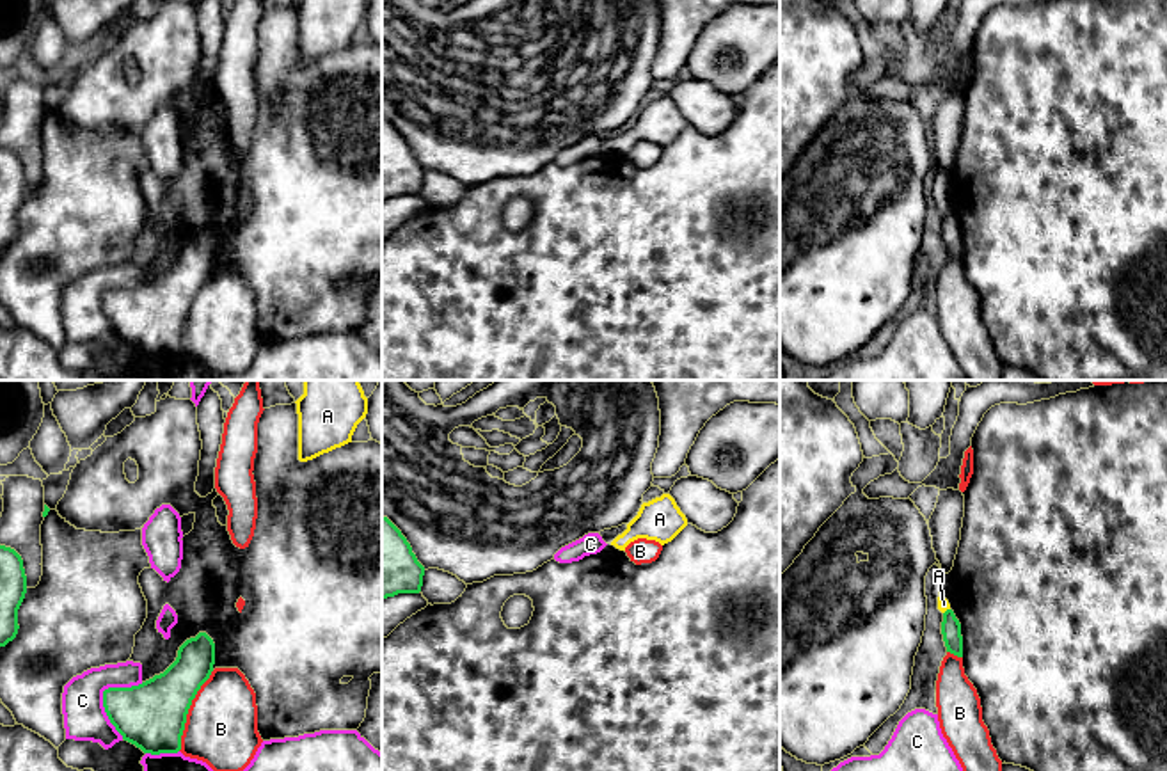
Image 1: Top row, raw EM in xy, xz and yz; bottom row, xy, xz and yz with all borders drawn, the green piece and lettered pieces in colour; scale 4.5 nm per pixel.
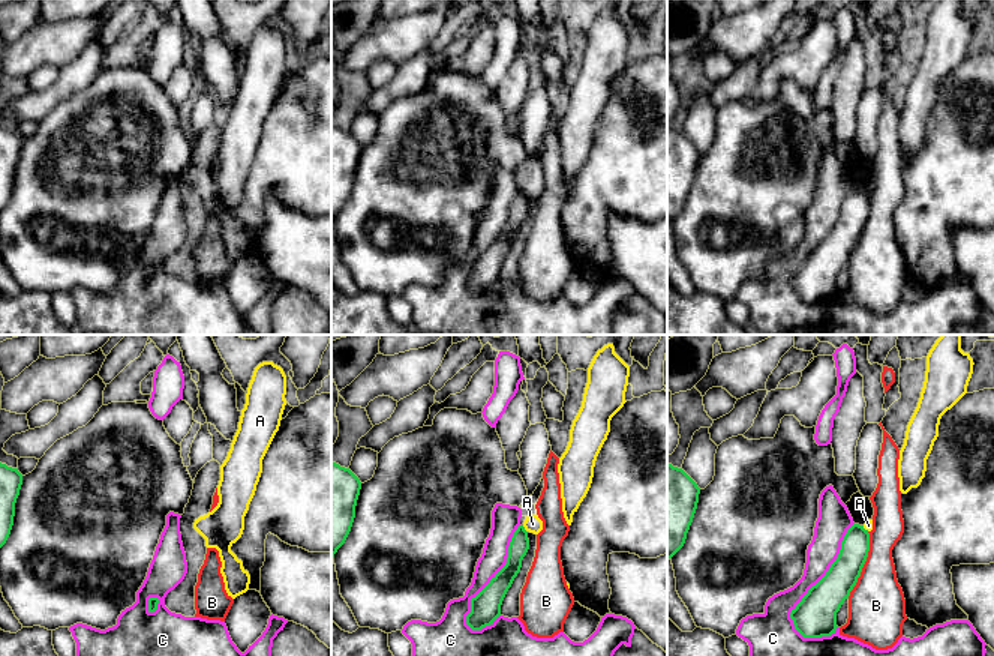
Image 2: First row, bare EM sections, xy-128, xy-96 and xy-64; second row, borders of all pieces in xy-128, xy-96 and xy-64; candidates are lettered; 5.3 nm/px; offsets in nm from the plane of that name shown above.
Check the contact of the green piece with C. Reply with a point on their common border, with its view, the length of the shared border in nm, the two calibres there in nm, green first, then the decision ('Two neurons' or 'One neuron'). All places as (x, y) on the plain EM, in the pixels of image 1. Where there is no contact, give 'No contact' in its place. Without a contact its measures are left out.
Touches green at xy (103, 297). Shared border 280 nm. Thickness 300 nm (green) against 190 nm. Two neurons

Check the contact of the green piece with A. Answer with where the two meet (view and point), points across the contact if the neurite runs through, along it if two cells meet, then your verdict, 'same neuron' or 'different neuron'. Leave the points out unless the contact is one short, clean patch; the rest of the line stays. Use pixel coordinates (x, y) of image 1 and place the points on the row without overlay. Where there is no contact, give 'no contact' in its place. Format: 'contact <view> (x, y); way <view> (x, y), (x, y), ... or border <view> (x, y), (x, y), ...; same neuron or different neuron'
contact yz (945, 214); border yz (949, 210), (944, 215); different neuron

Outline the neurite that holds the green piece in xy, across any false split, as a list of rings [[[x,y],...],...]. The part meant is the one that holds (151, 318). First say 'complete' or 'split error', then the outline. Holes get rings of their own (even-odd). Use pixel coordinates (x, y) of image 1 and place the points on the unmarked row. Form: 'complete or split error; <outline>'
complete; [[[206,234],[187,242],[176,263],[160,277],[103,293],[103,309],[124,343],[144,355],[178,355],[187,316],[215,266],[215,245]]]

